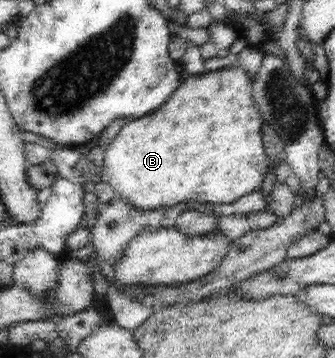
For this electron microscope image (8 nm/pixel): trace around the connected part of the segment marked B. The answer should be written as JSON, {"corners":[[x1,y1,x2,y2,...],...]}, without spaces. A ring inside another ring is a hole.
{"corners":[[240,66,205,71,186,78,159,110,141,119,130,119,106,146,101,180,113,188,115,197,143,210,166,208,179,202,231,204,262,186,268,171,263,142,263,118,252,98,253,81]]}

